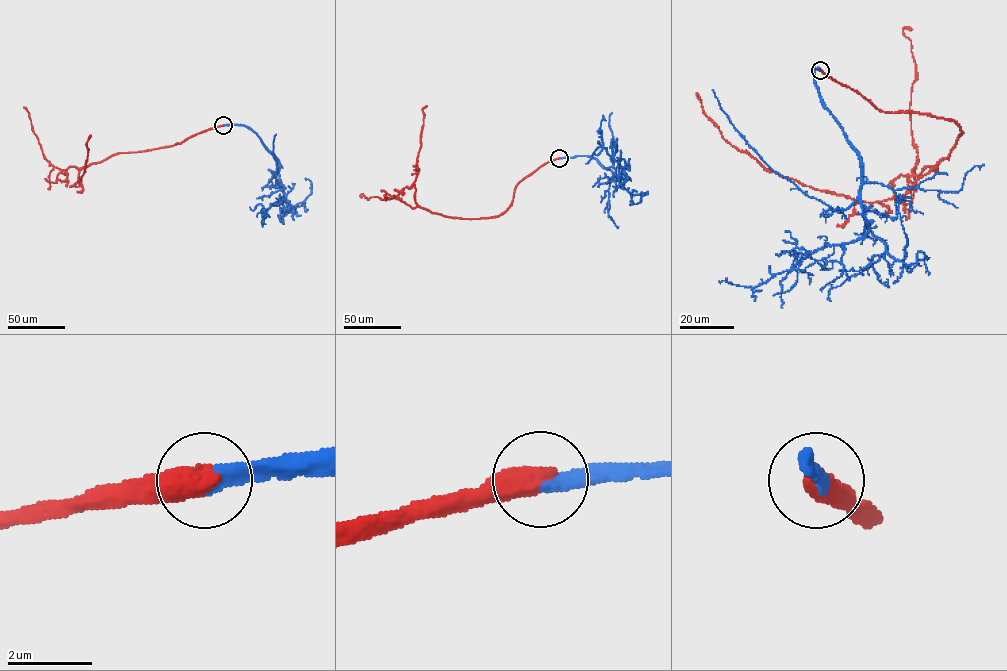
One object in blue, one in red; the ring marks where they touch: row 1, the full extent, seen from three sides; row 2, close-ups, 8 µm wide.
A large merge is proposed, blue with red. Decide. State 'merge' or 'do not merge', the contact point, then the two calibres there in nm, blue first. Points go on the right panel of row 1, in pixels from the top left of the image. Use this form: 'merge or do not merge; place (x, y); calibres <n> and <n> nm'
merge; place (820, 70); calibres 380 and 600 nm

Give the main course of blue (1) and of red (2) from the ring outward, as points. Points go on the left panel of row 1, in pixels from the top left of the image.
1: (223, 125), (247, 126), (278, 162), (280, 182), (285, 199), (274, 202), (267, 215)
2: (223, 125), (179, 143), (113, 154), (84, 167), (78, 181), (85, 171), (86, 144), (91, 135)

